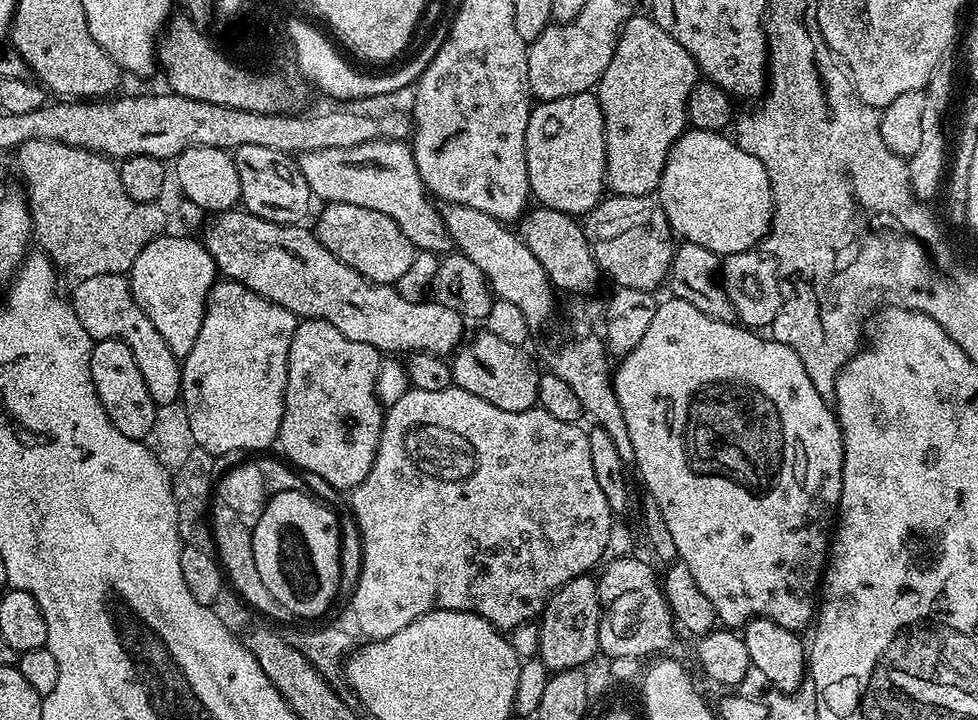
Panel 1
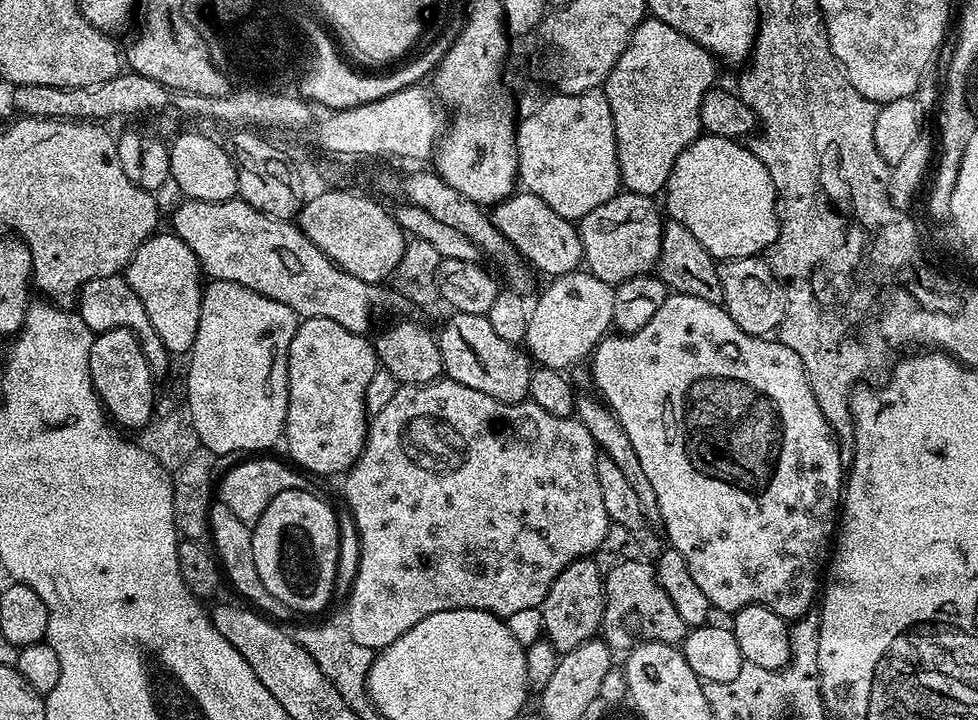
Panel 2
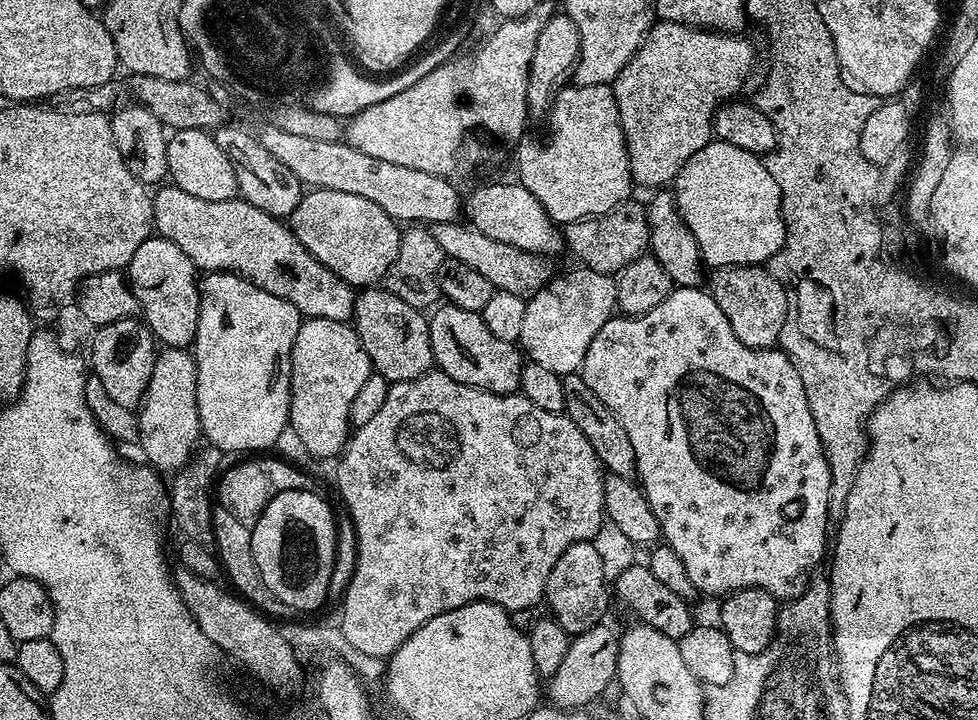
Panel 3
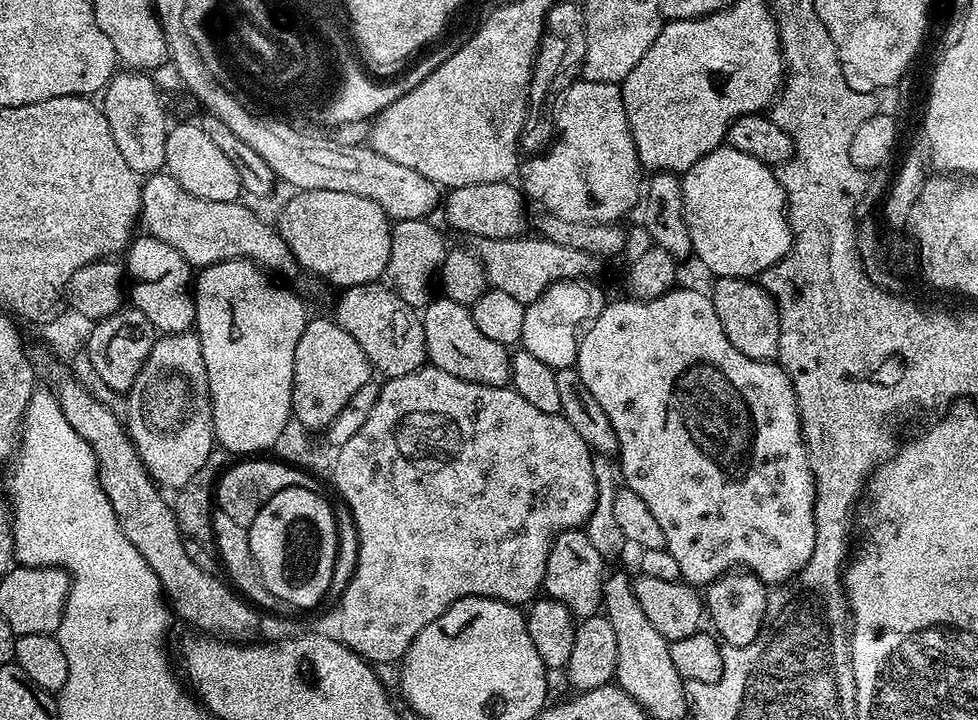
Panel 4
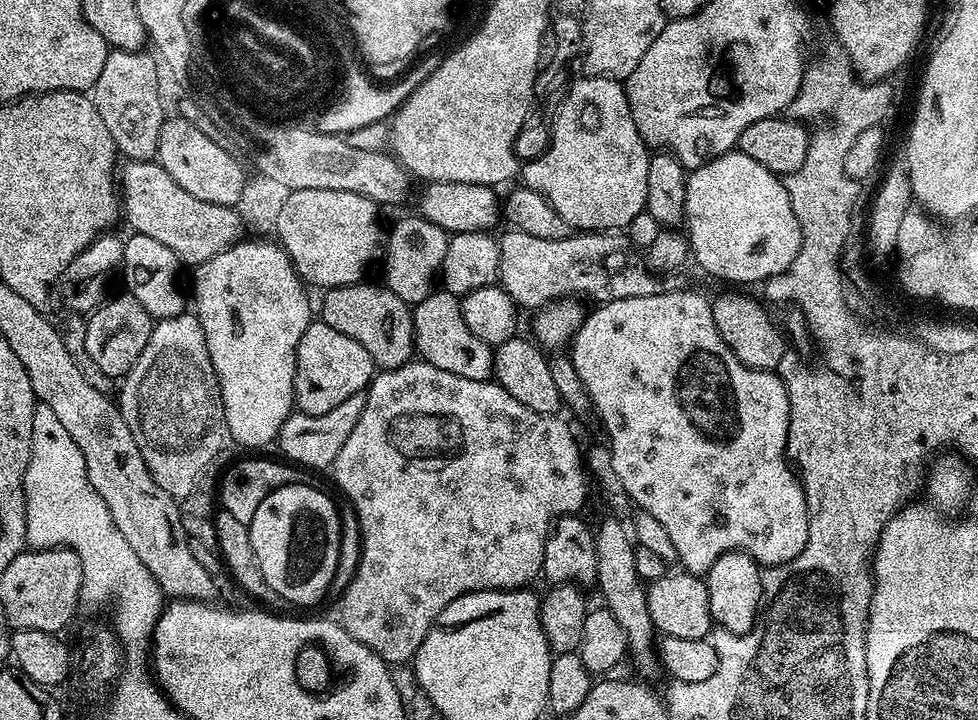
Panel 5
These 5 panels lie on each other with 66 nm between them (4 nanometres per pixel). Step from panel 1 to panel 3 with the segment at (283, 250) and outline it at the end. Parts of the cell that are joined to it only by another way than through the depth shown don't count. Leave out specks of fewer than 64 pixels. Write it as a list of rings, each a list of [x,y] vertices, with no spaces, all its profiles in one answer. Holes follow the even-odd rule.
[[[175,186],[164,187],[157,187],[152,196],[155,231],[172,240],[201,273],[234,272],[254,286],[286,298],[304,318],[351,321],[357,289],[322,266],[283,219],[258,210],[243,198],[210,202]]]

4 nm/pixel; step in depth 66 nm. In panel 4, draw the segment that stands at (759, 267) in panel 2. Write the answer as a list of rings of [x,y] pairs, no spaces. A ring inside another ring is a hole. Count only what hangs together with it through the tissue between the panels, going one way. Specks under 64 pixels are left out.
[[[721,276],[715,283],[710,288],[712,305],[734,350],[742,350],[742,354],[746,354],[746,358],[751,360],[775,361],[780,337],[780,310],[776,306],[776,299],[752,278]]]

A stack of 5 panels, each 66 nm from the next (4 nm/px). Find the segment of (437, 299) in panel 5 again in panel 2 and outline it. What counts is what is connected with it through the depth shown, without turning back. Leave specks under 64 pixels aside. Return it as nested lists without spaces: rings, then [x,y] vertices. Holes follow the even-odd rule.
[[[452,312],[449,317],[449,320],[444,324],[444,329],[438,332],[444,376],[462,386],[470,386],[470,390],[478,390],[478,394],[486,394],[503,404],[518,404],[527,401],[528,391],[530,390],[530,374],[534,367],[529,353],[519,344],[505,342],[491,328],[487,316]]]

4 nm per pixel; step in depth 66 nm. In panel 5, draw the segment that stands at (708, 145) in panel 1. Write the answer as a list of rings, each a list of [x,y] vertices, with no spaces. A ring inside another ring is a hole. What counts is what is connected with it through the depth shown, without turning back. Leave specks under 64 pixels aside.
[[[733,150],[688,172],[686,182],[686,235],[691,255],[706,271],[732,284],[756,284],[782,274],[798,258],[802,230],[790,206],[783,179],[777,173],[758,166],[754,158]]]

